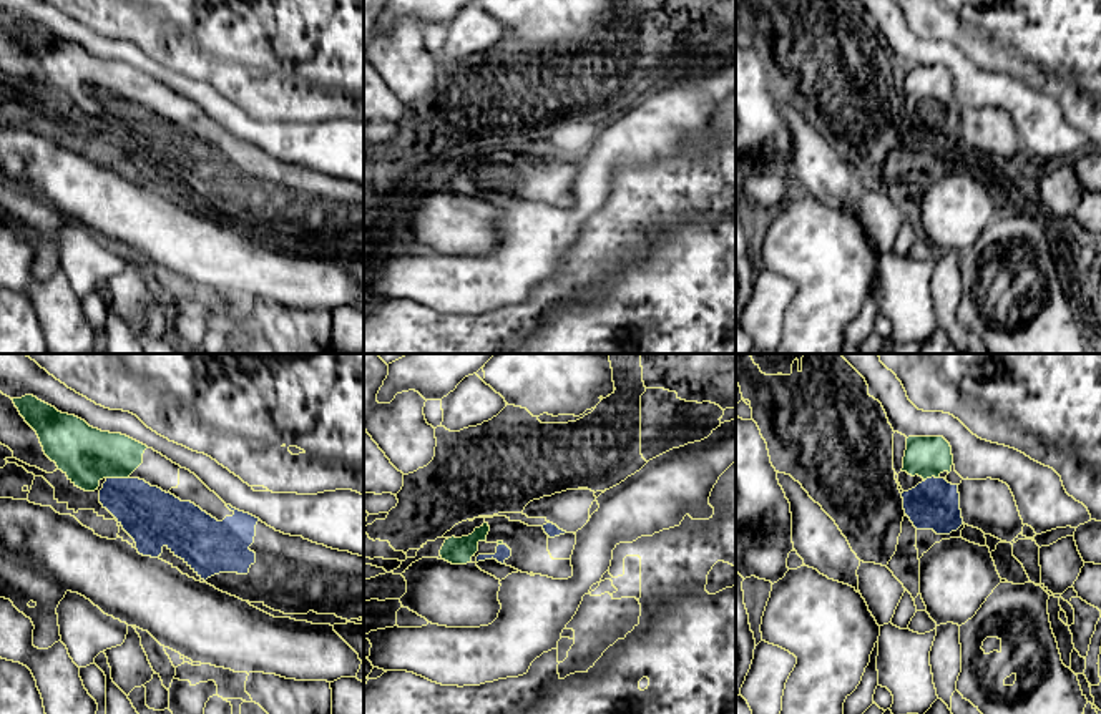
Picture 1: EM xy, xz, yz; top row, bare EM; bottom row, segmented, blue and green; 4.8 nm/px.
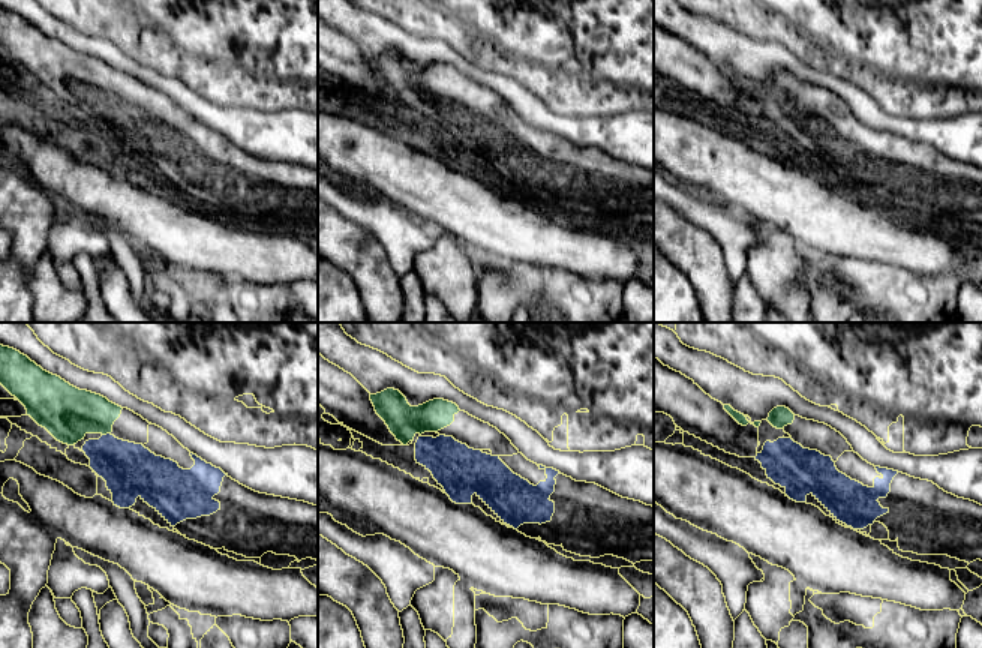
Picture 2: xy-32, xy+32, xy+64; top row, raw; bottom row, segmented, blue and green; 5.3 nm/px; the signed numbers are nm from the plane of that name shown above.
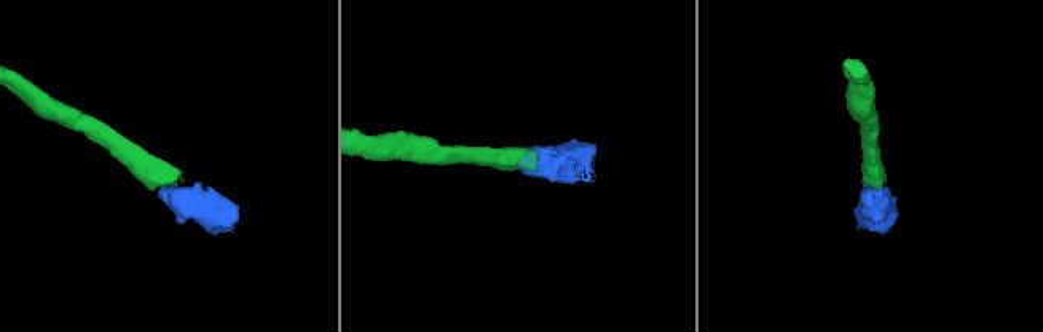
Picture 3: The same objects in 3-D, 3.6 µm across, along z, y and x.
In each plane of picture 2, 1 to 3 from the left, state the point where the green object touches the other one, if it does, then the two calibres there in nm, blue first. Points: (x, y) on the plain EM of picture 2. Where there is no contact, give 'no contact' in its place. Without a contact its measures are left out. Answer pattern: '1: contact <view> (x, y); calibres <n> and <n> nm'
1: contact xy-32 (107, 98); calibres 280 and 280 nm
2: no contact
3: no contact

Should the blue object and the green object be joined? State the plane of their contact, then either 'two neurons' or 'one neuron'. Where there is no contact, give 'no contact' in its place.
meets blue in xy; one neuron

